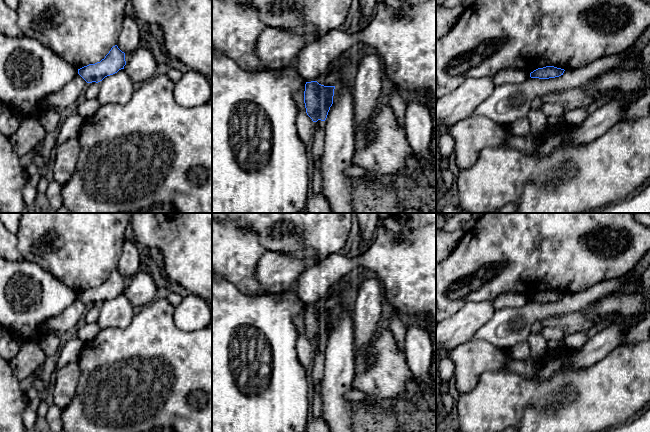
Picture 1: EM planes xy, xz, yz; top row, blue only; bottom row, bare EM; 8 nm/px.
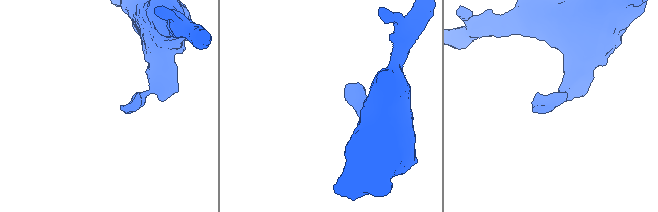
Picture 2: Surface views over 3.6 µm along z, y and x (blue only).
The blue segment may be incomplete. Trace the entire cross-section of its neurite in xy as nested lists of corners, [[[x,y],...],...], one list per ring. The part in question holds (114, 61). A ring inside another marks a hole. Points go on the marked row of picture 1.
[[[117,45],[113,46],[109,53],[100,62],[89,64],[78,69],[78,74],[87,82],[100,82],[105,77],[124,69],[126,65],[125,53]]]

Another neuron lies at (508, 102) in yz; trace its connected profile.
[[[630,48],[618,55],[600,58],[584,68],[567,69],[559,77],[528,77],[518,84],[505,83],[495,86],[493,92],[478,105],[474,114],[501,125],[511,124],[519,118],[527,117],[535,98],[575,89],[607,70],[634,62],[637,54],[637,50]]]

